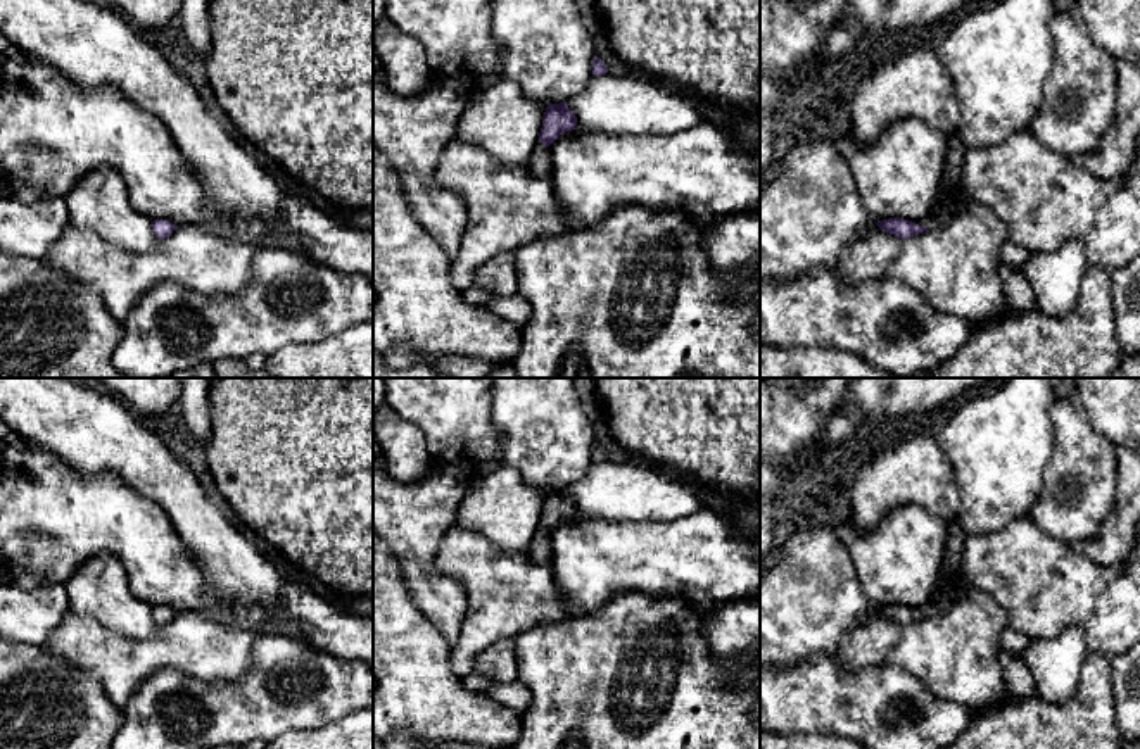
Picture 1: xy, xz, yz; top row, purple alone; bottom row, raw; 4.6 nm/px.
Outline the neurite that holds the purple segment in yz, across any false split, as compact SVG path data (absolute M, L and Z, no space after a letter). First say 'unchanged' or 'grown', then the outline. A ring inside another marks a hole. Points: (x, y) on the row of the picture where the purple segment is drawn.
grown | M957 133L948 135L948 150L945 160L945 176L940 190L940 200L934 211L924 221L909 221L903 217L890 217L877 221L876 224L898 238L909 238L928 230L943 228L950 217L957 212L957 197L962 193L962 169L967 147L962 143Z

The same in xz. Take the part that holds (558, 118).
grown | M567 102L549 104L544 112L539 142L534 147L529 167L537 178L551 178L553 166L548 155L549 145L565 131L575 129L575 114L568 109Z

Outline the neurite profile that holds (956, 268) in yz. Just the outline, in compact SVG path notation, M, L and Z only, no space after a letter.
M966 197L943 228L903 238L886 274L919 292L931 307L976 324L1007 305L998 274L1007 242L1007 224Z

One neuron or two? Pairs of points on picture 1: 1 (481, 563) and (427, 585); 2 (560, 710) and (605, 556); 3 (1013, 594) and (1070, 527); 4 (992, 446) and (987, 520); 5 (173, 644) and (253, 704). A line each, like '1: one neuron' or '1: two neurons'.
1: two neurons
2: two neurons
3: two neurons
4: one neuron
5: two neurons

